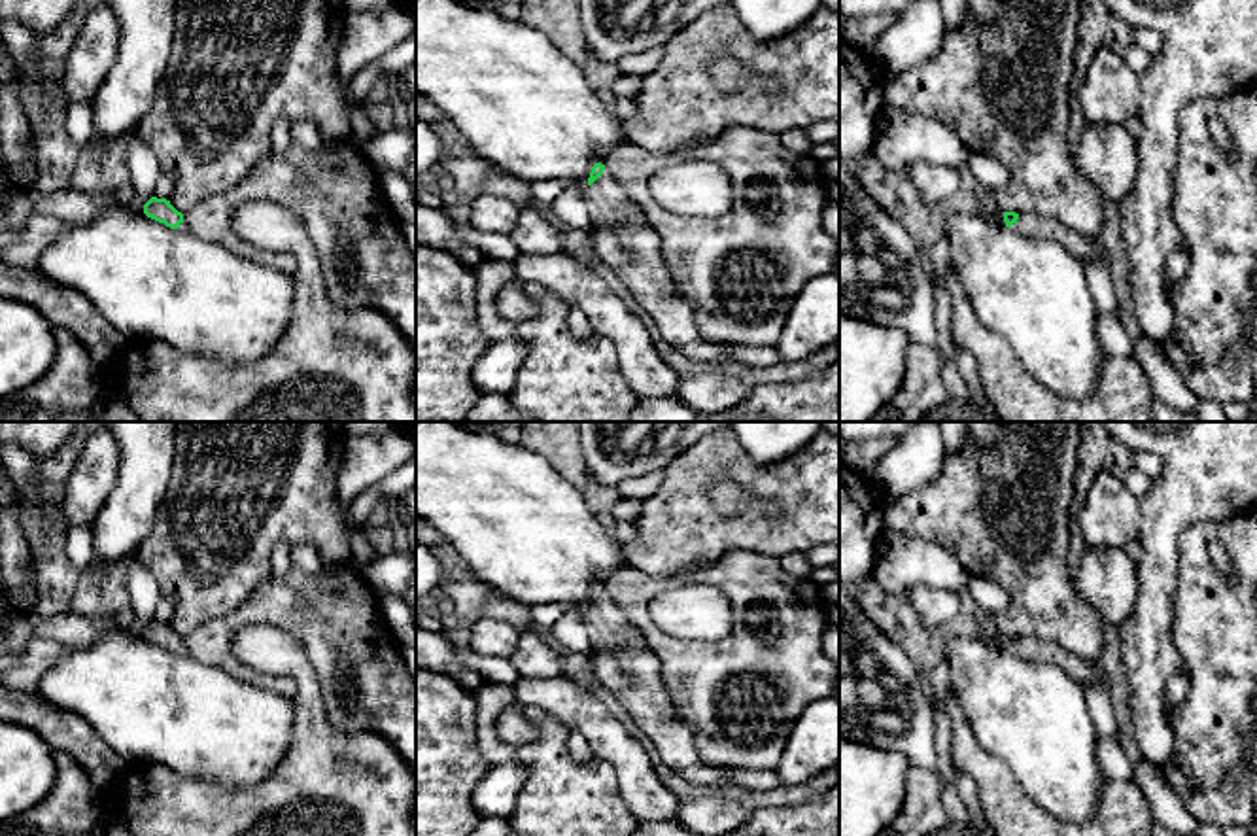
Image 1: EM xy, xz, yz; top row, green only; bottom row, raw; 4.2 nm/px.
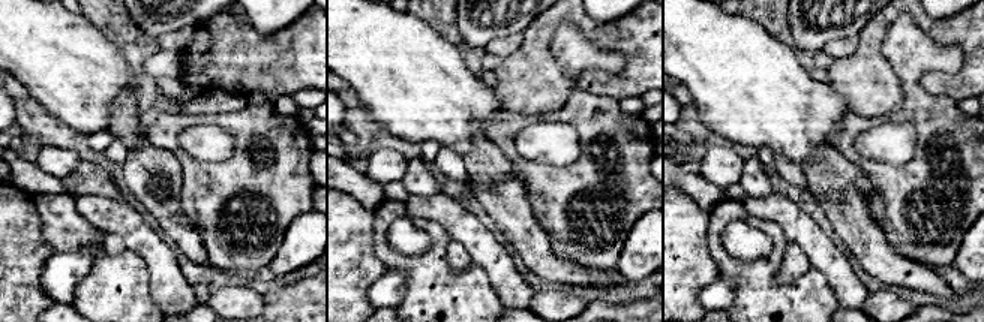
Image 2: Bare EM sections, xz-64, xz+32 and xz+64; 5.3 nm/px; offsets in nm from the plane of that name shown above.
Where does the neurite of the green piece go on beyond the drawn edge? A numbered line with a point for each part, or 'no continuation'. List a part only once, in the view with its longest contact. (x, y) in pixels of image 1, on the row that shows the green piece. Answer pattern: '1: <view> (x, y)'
1: xz (607, 201)

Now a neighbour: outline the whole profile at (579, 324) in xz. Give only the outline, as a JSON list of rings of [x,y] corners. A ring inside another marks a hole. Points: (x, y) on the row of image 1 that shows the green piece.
[[[571,308],[569,310],[569,316],[567,316],[567,322],[569,322],[569,329],[575,337],[590,337],[594,335],[595,331],[592,329],[586,314],[578,308]]]

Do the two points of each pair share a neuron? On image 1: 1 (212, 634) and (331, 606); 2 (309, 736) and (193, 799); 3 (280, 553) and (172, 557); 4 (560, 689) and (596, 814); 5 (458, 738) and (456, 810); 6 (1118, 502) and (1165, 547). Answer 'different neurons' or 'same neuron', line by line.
1: same neuron
2: same neuron
3: different neurons
4: different neurons
5: same neuron
6: different neurons

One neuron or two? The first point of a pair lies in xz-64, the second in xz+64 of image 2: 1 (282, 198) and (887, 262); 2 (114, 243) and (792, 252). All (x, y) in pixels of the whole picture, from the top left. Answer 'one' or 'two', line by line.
1: two
2: one

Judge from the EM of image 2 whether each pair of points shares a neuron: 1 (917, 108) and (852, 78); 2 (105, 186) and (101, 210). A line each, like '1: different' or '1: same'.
1: different
2: different

